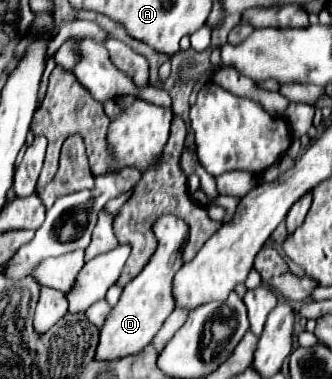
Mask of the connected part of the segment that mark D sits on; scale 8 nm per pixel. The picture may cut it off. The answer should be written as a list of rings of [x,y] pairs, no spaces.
[[[163,215],[155,223],[155,235],[159,241],[159,247],[155,255],[151,257],[149,265],[131,281],[125,285],[119,303],[111,309],[111,313],[105,319],[105,325],[101,327],[99,345],[95,351],[95,361],[109,361],[109,359],[121,359],[125,355],[139,353],[143,347],[149,345],[153,335],[159,331],[163,321],[171,315],[175,309],[173,297],[171,297],[171,283],[173,275],[183,265],[181,249],[187,239],[187,223],[173,215]]]

